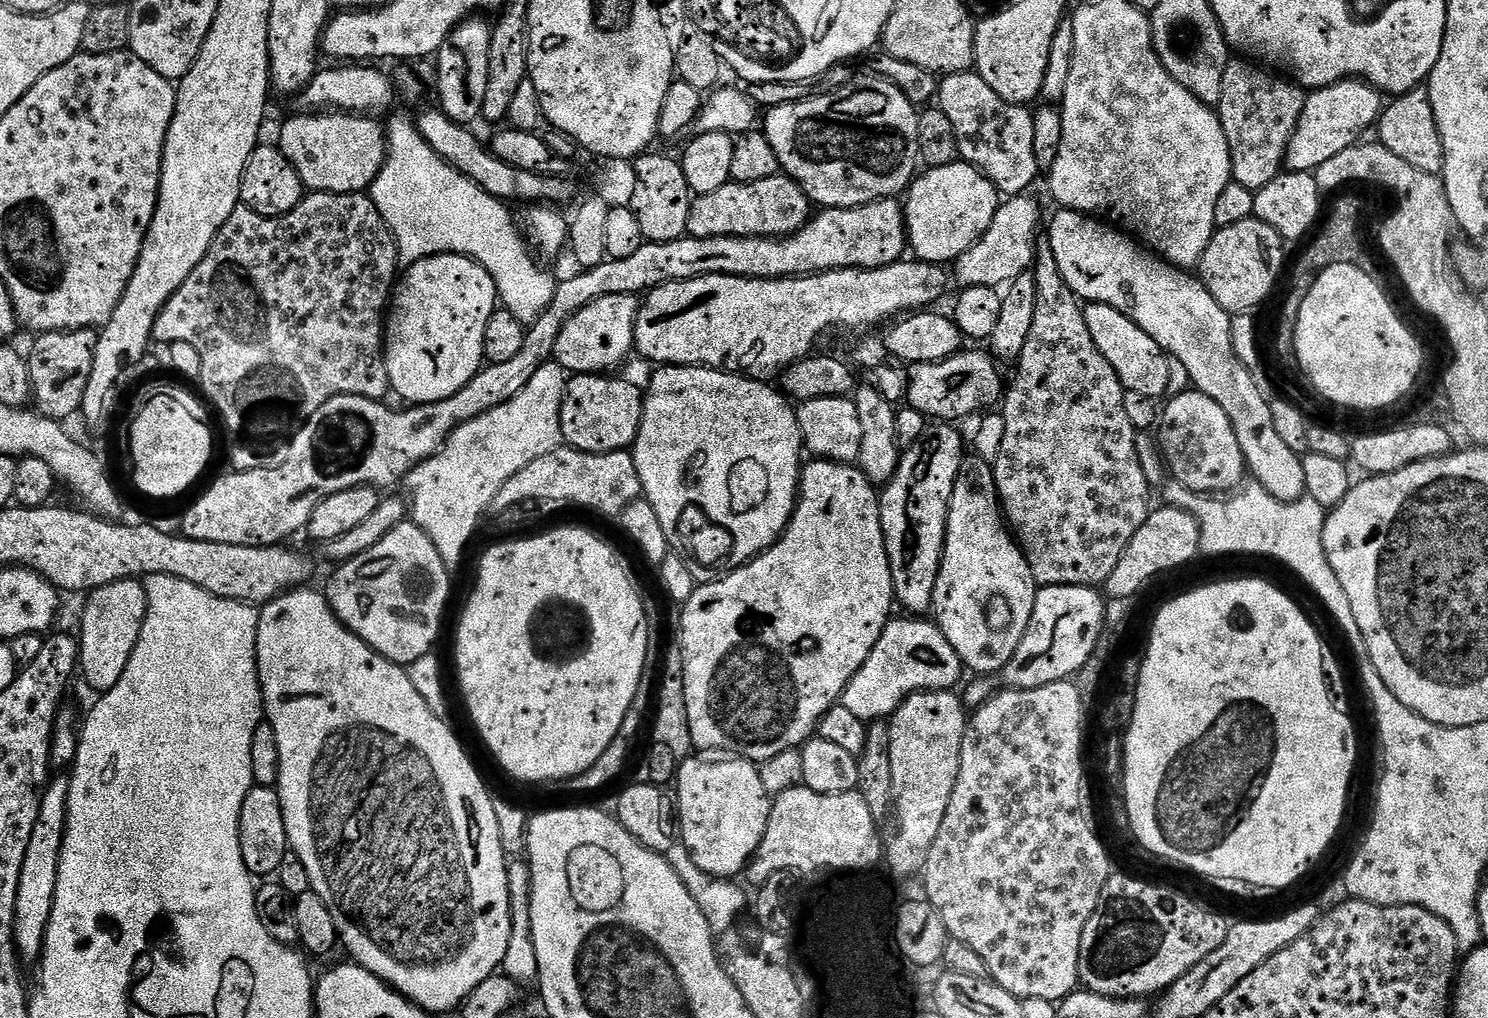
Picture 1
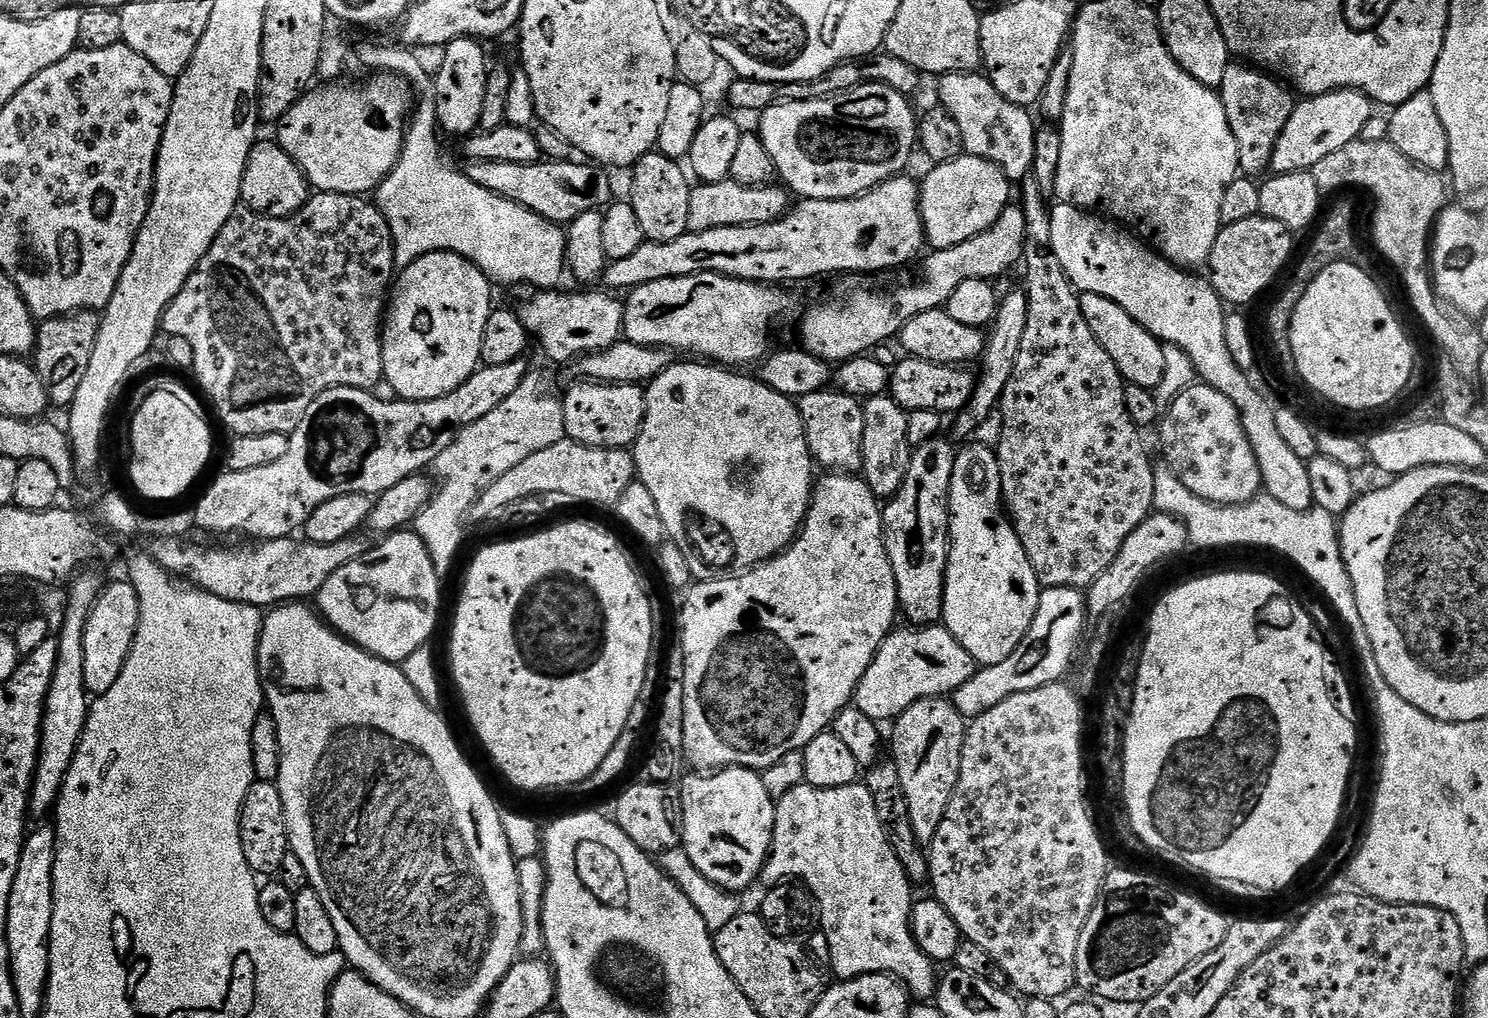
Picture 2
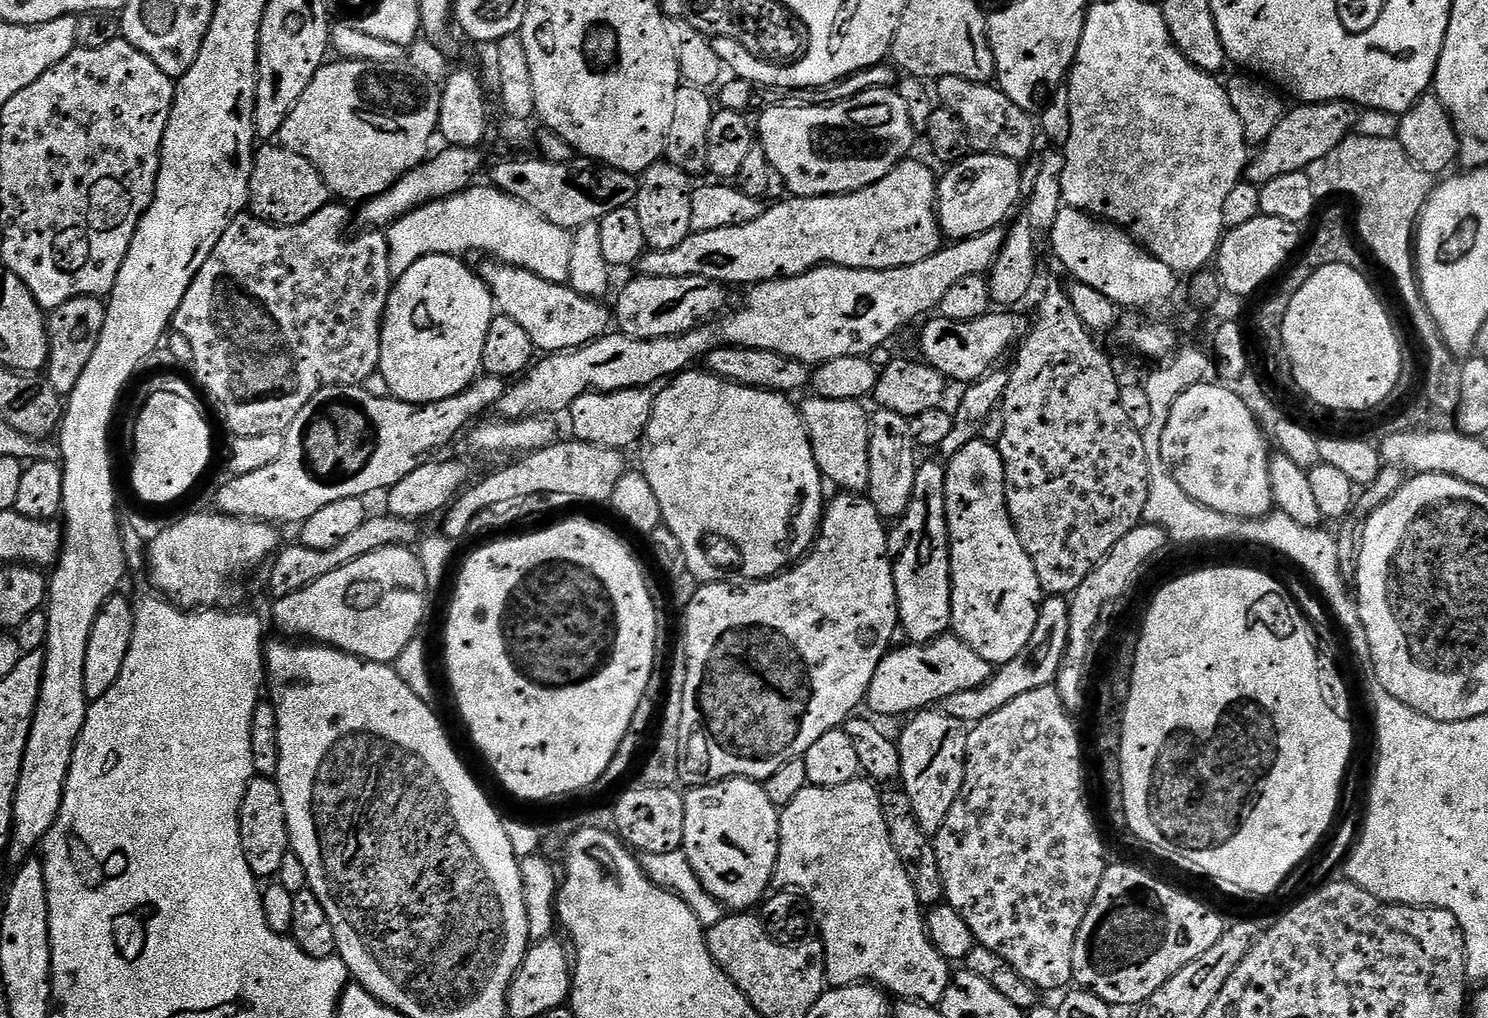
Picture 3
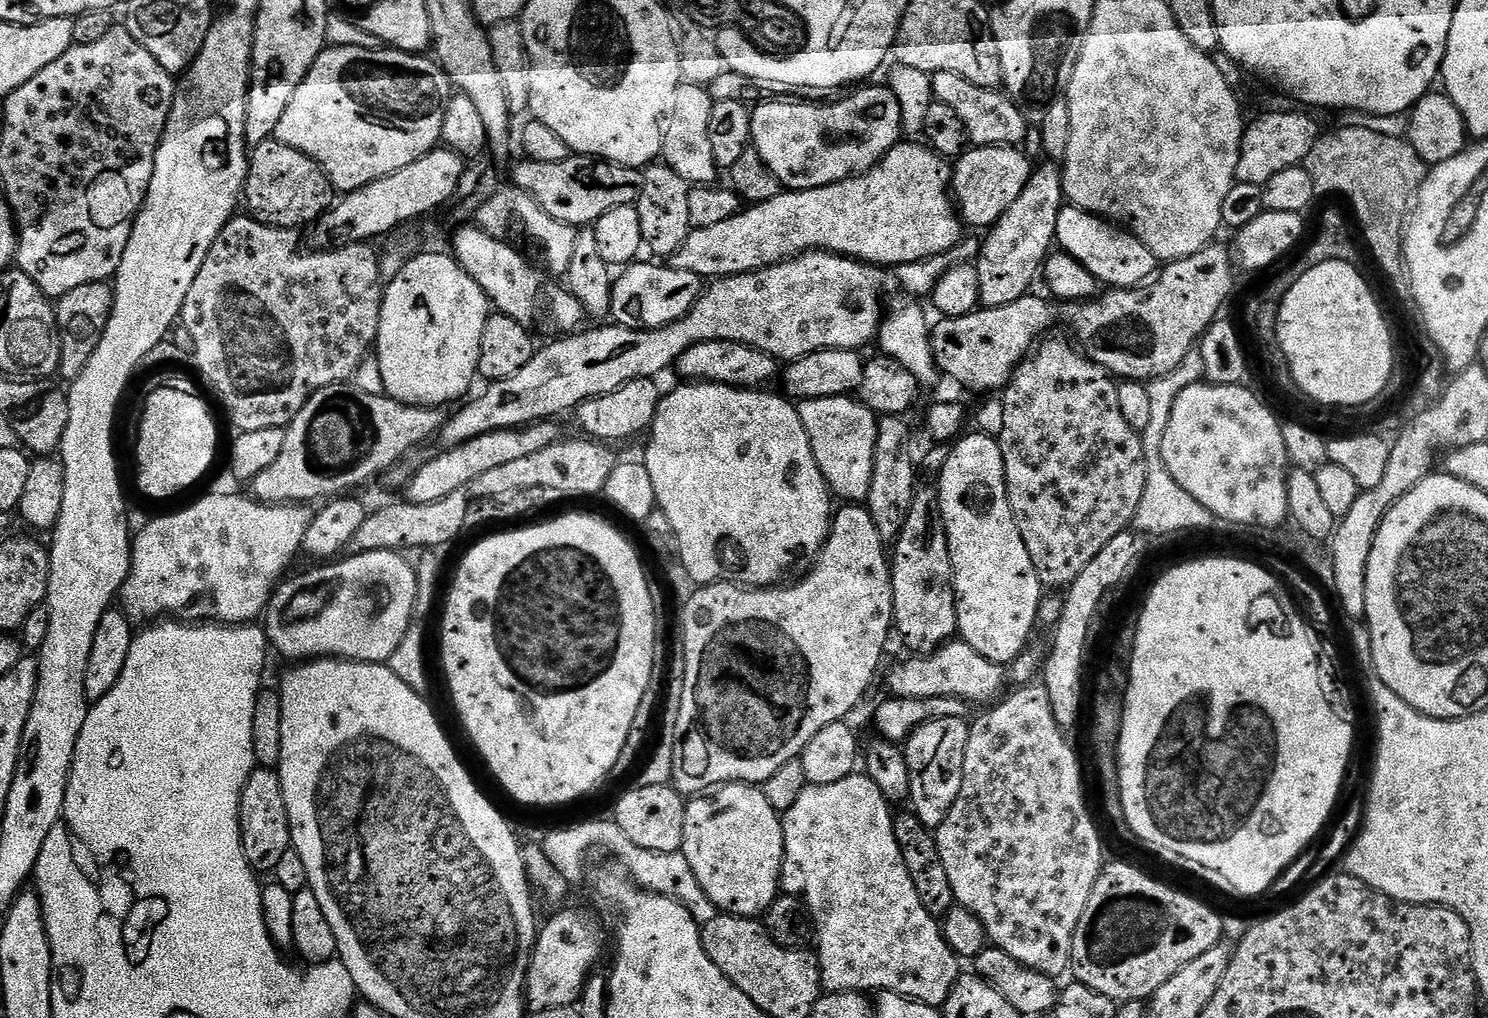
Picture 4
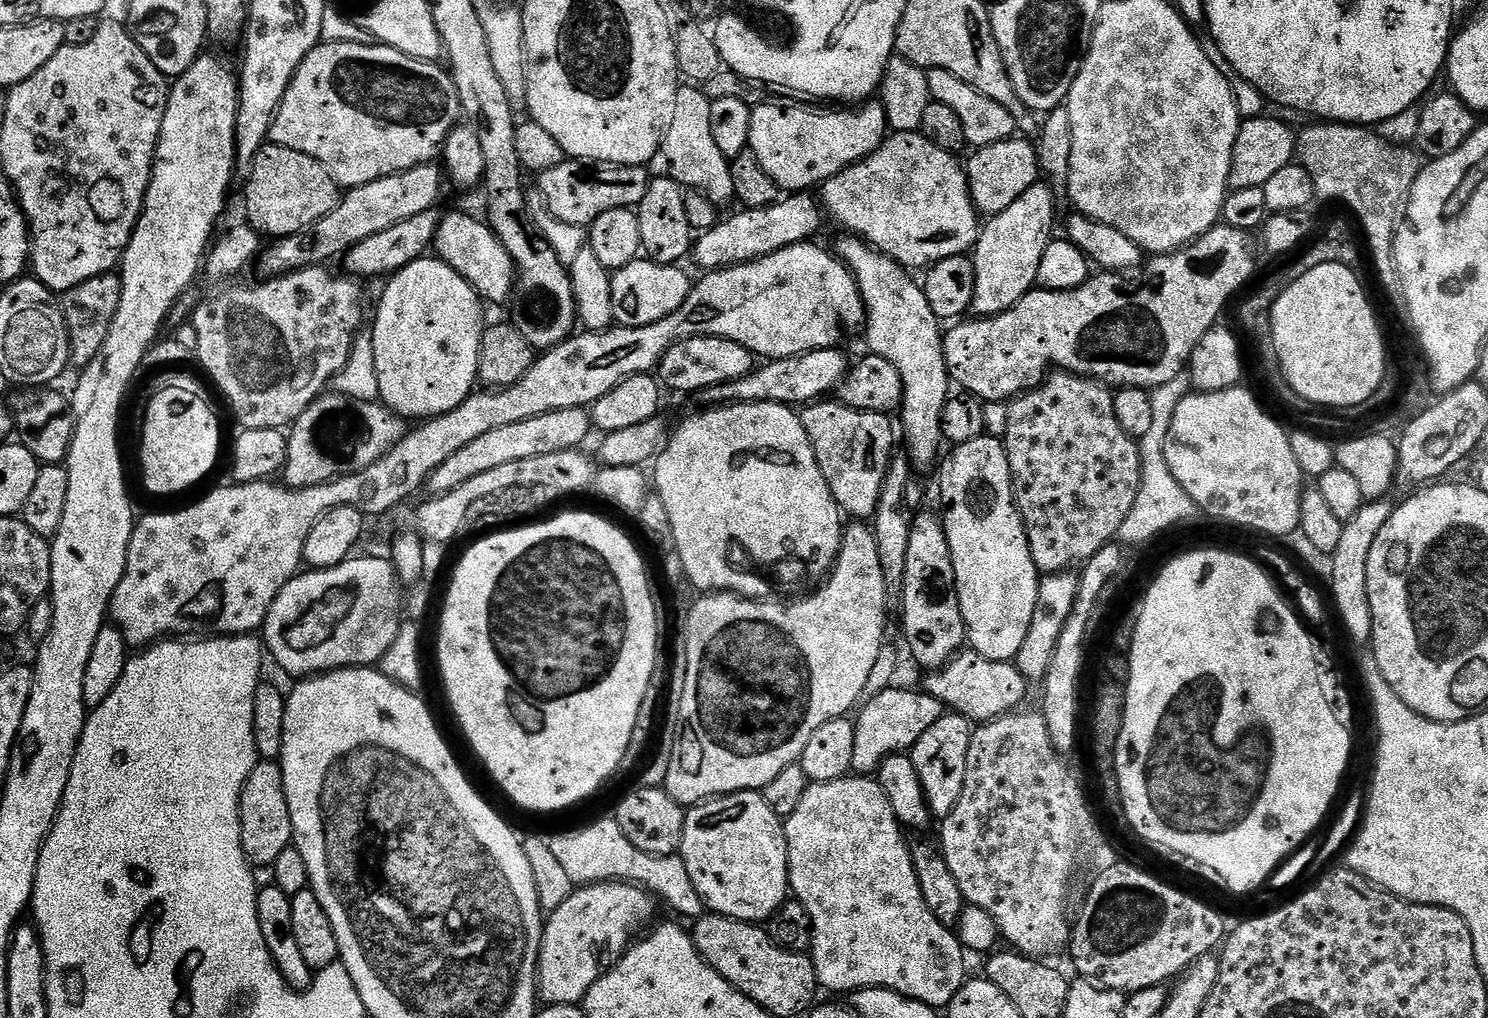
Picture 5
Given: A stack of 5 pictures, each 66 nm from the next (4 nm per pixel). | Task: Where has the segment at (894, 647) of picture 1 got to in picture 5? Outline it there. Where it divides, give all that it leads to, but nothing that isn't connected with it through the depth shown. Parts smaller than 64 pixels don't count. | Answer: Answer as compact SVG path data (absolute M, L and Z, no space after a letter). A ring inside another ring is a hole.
M971 650L957 652L946 667L933 671L929 676L932 677L922 684L923 691L941 700L945 709L973 722L996 720L1017 711L1030 688L1029 681L1016 669L1015 663L982 658L982 654Z

